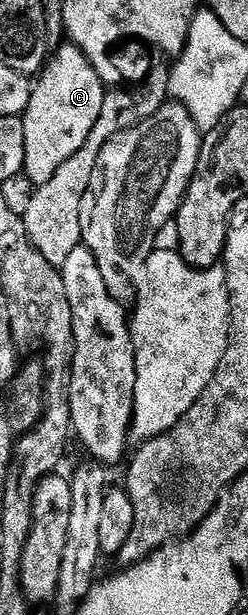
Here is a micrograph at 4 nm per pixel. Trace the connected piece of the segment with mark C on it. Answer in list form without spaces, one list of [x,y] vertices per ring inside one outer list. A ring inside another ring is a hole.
[[[63,44],[52,51],[39,77],[32,83],[23,115],[23,136],[27,140],[23,174],[33,181],[34,187],[47,184],[47,180],[59,172],[59,164],[67,164],[67,160],[83,148],[87,136],[91,136],[91,128],[95,128],[95,120],[99,120],[99,112],[103,112],[107,85],[101,79],[104,78],[102,71],[96,70],[82,47],[80,50],[69,45]]]

